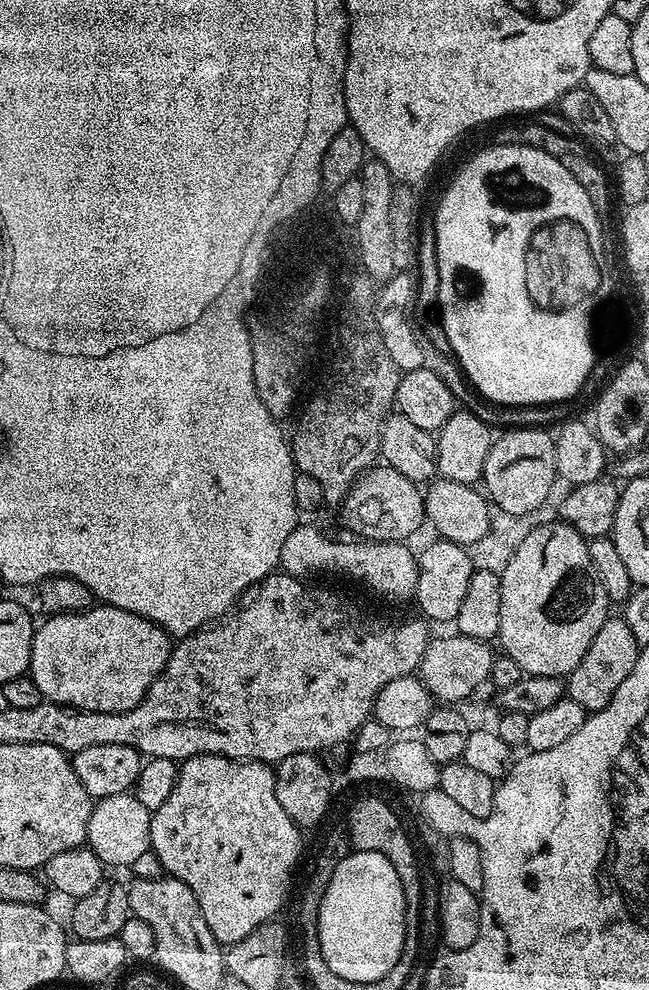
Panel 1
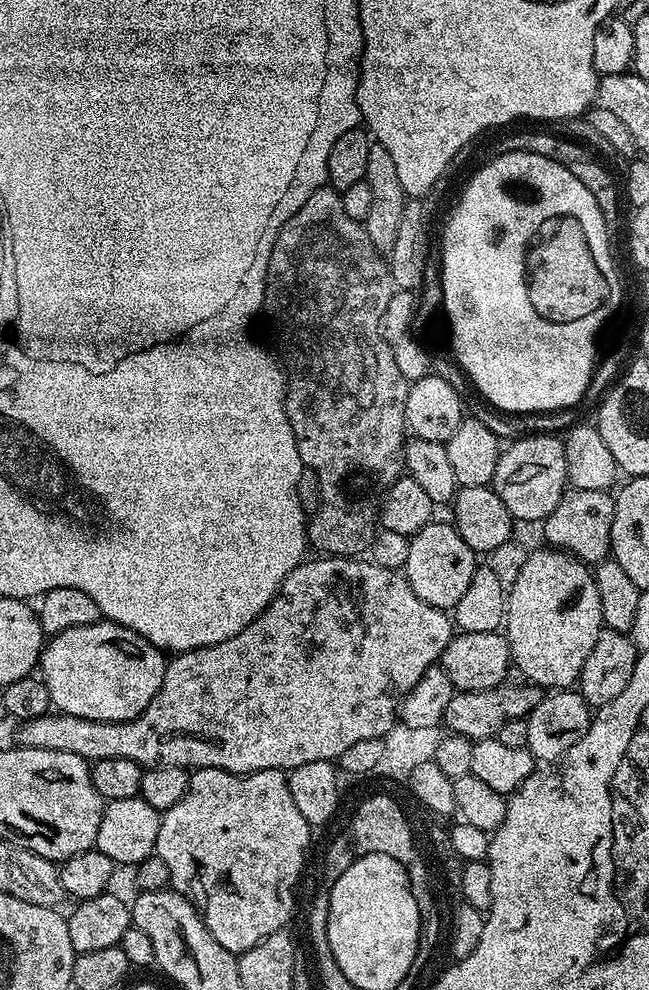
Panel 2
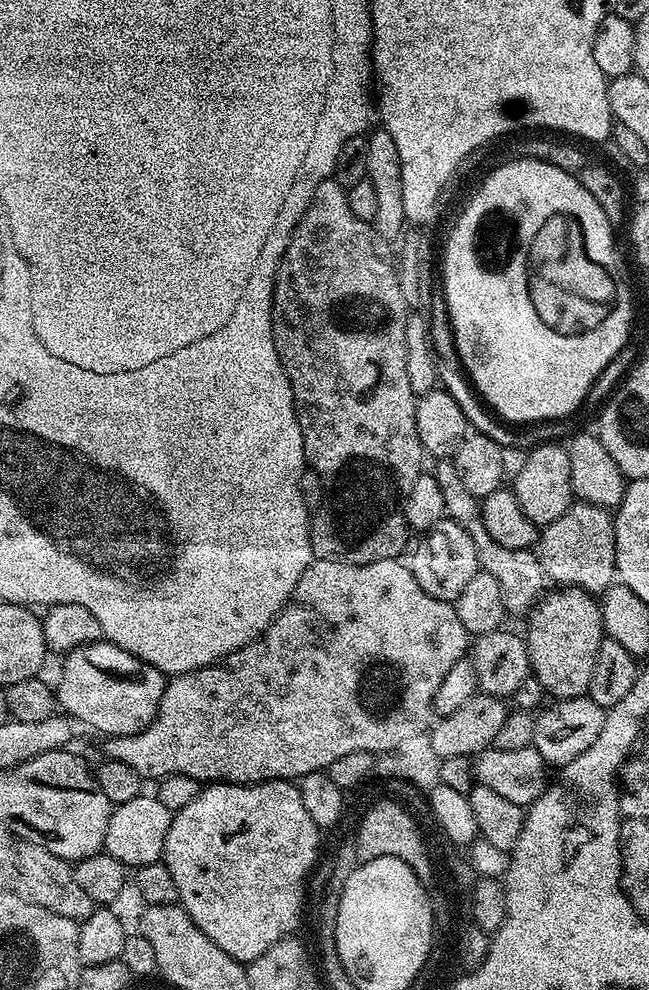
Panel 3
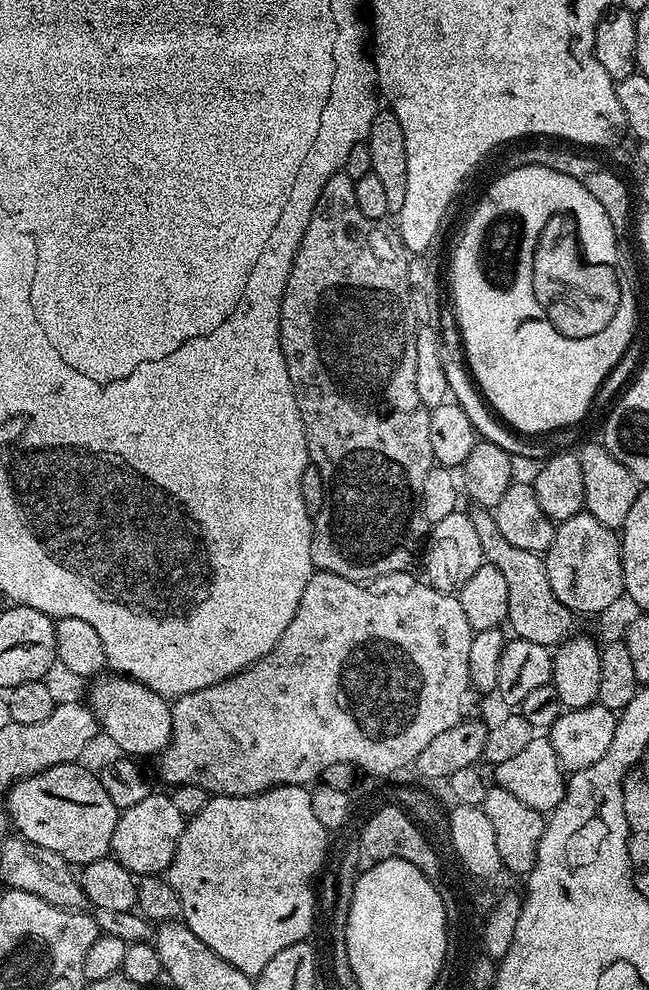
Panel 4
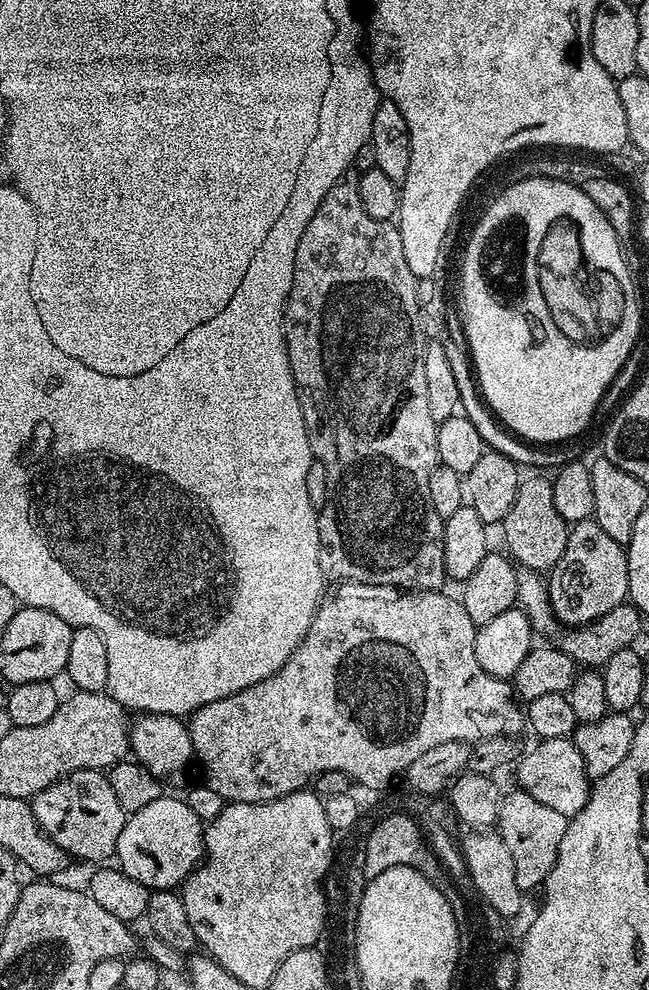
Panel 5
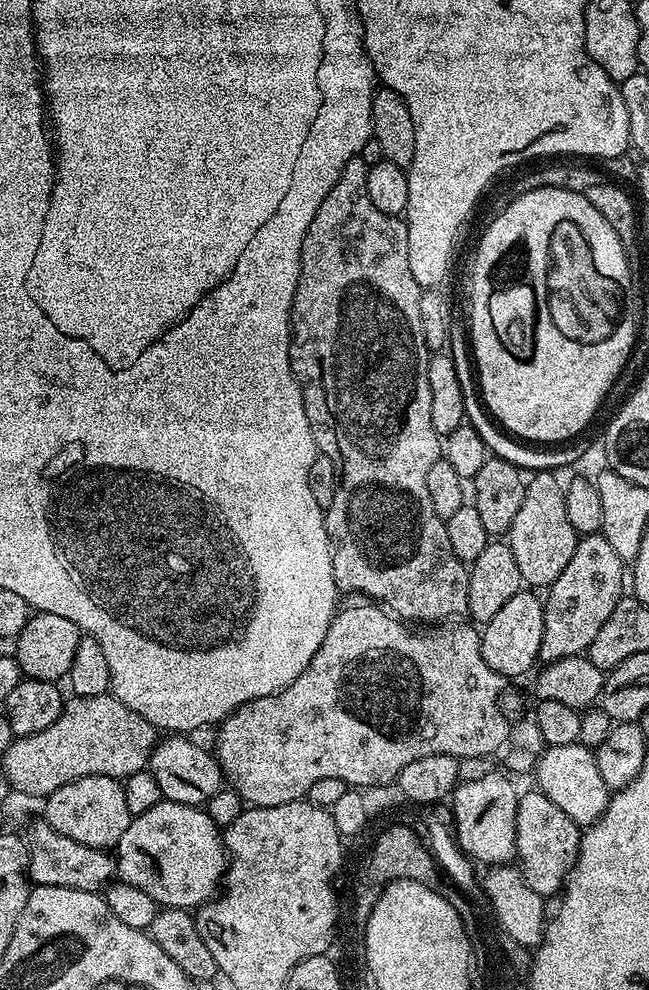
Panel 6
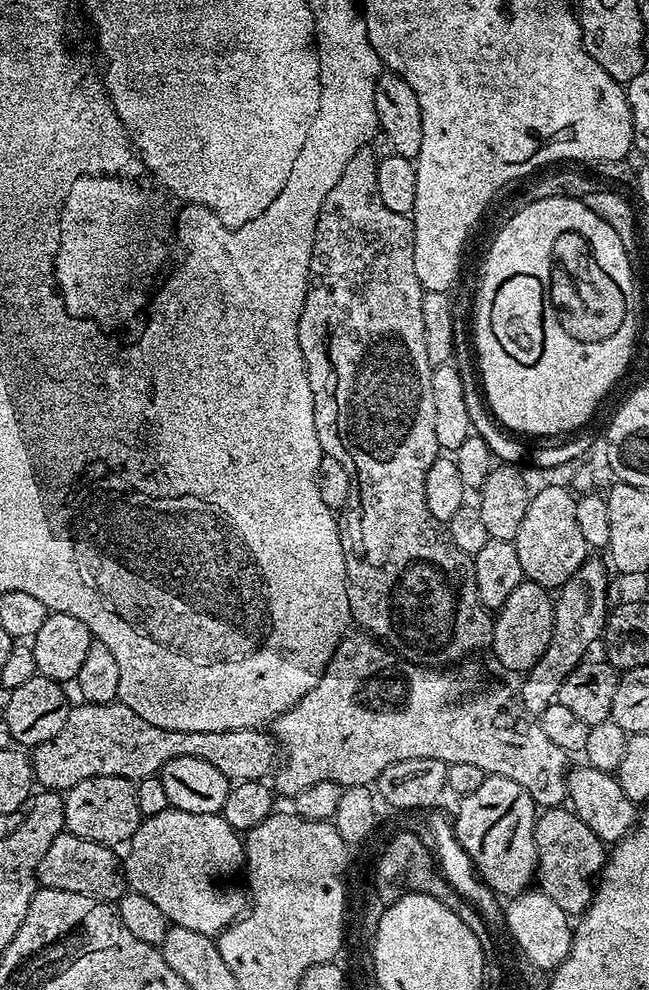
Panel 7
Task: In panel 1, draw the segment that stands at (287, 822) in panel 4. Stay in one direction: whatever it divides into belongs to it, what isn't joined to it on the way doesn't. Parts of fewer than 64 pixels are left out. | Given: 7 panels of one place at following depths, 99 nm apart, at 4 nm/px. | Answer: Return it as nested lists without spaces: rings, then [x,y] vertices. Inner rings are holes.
[[[192,756],[180,764],[178,782],[171,792],[170,798],[158,806],[158,810],[152,813],[150,822],[151,851],[162,858],[162,866],[165,873],[174,877],[175,880],[186,882],[190,890],[194,890],[194,898],[198,898],[198,906],[202,910],[202,918],[206,918],[206,926],[210,926],[210,934],[214,934],[216,943],[227,946],[246,938],[250,930],[254,930],[260,924],[267,924],[277,915],[280,909],[280,896],[284,896],[284,884],[288,884],[288,868],[292,867],[292,856],[301,856],[301,829],[282,810],[276,793],[276,774],[267,764],[257,764],[255,760],[231,760],[225,756]]]

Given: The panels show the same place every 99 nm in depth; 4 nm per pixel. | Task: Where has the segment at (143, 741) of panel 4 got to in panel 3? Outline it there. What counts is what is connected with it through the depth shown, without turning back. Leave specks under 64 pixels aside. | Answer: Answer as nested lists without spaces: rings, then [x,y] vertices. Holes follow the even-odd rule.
[[[95,640],[92,644],[78,646],[73,652],[63,657],[64,669],[60,672],[60,688],[58,684],[58,704],[73,721],[85,724],[96,732],[101,732],[101,737],[125,736],[138,734],[150,726],[154,714],[158,714],[158,706],[162,702],[165,673],[159,672],[154,666],[142,662],[136,656],[131,656],[117,644],[108,640]]]

